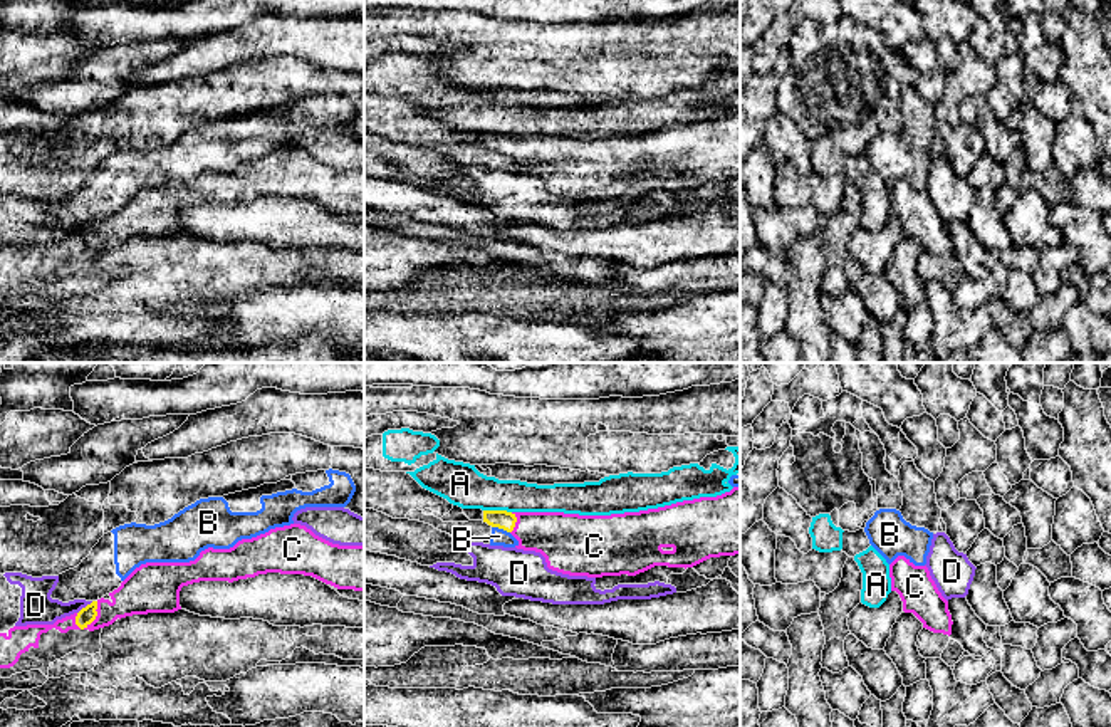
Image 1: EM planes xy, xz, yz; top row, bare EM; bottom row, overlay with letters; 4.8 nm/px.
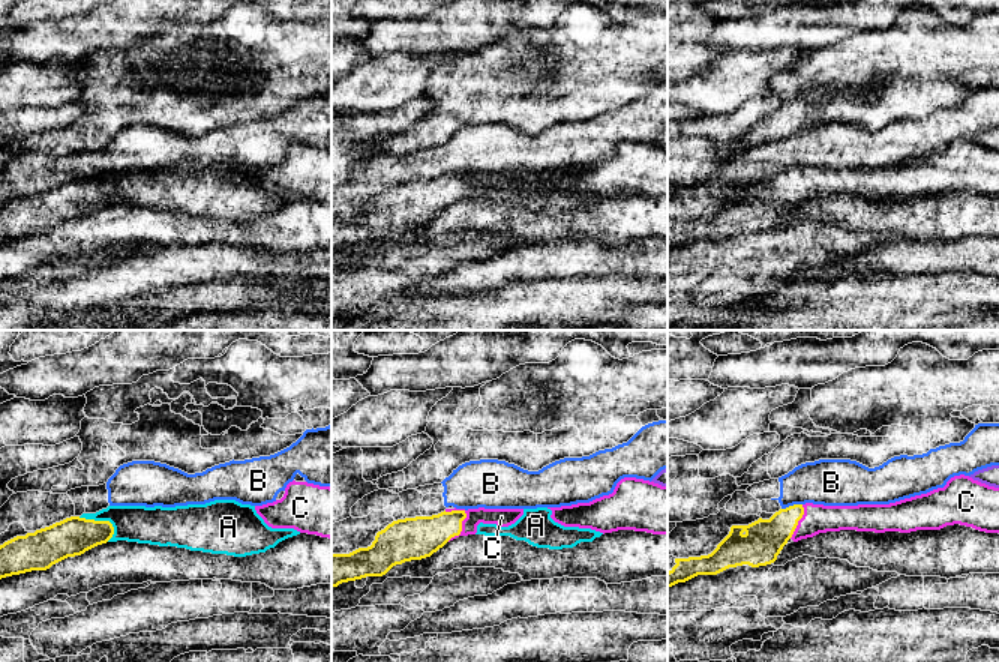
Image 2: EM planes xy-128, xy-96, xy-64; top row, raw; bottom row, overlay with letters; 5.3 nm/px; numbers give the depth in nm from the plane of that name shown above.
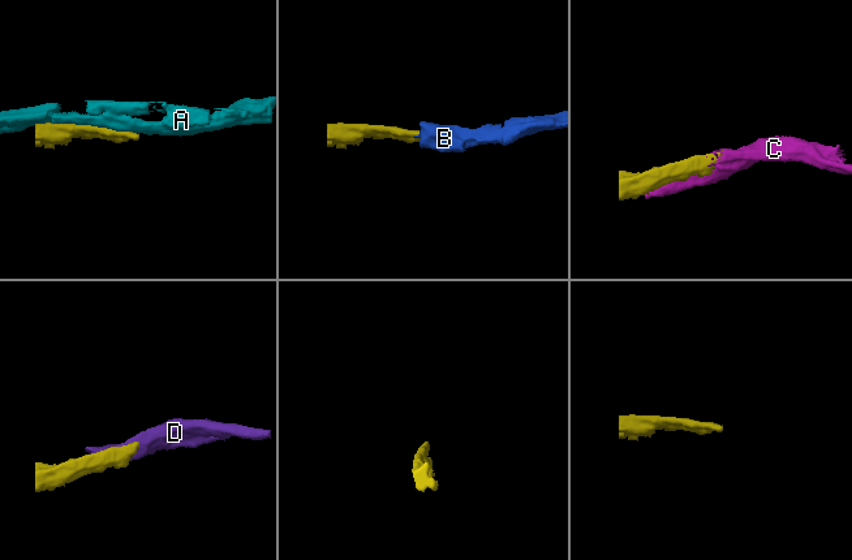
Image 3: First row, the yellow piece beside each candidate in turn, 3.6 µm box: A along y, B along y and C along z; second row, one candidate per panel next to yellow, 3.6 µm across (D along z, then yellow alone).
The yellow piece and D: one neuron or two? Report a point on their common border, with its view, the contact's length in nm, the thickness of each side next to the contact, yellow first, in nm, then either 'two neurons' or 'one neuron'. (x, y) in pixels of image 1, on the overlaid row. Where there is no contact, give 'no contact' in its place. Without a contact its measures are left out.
contact xy (86, 606); length 100 nm; calibres 80 and 160 nm; two neurons

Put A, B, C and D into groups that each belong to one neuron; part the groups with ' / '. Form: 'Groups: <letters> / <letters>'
Groups: A / B / C / D

